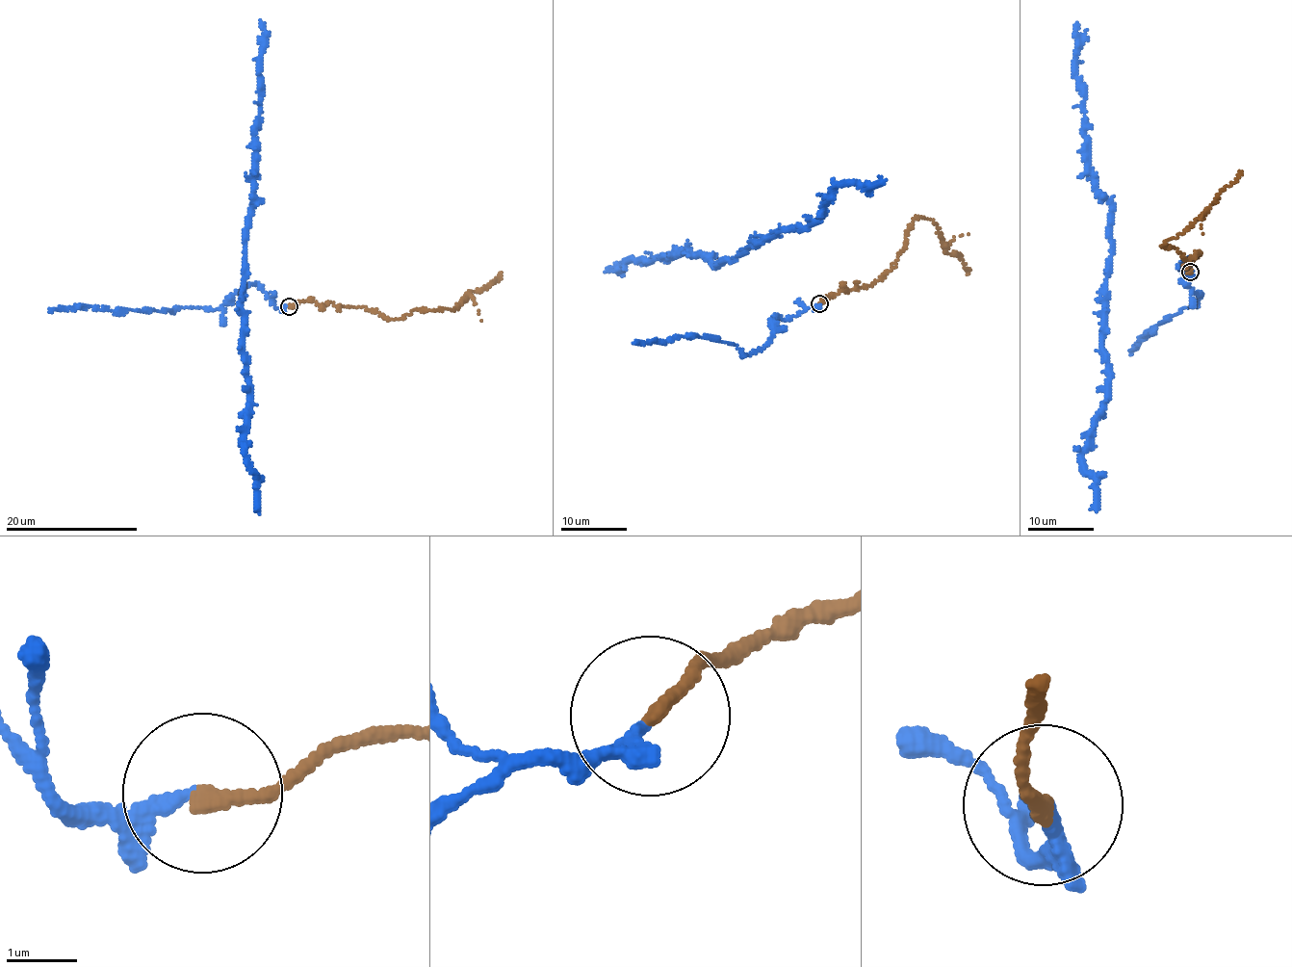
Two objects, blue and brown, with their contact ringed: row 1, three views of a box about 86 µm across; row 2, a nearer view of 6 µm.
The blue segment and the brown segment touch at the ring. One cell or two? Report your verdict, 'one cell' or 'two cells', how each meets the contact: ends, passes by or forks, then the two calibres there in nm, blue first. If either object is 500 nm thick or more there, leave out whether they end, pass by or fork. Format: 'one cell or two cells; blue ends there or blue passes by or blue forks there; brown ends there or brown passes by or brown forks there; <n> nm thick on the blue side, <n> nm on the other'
one cell; blue passes by; brown ends there; 130 nm thick on the blue side, 200 nm on the other

